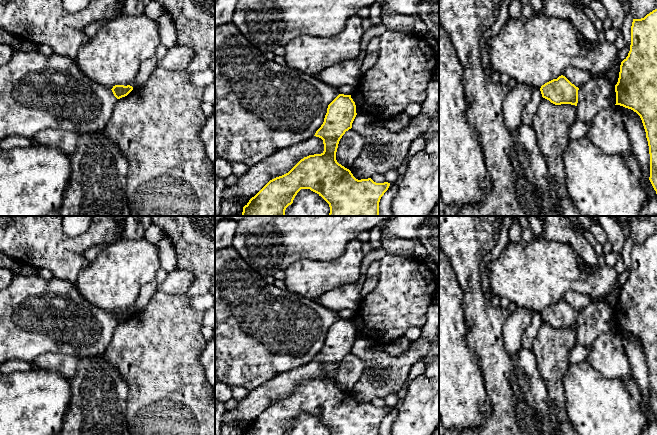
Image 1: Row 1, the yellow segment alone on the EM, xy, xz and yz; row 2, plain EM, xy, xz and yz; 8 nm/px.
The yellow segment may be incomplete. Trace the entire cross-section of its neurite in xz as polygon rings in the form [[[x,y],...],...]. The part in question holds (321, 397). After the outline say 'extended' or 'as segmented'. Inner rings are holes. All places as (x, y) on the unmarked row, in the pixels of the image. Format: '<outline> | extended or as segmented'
[[[339,318],[328,329],[324,346],[314,359],[323,364],[324,375],[304,381],[288,397],[270,404],[249,424],[243,435],[285,435],[301,413],[310,413],[321,420],[329,428],[330,435],[379,435],[380,423],[390,407],[376,407],[371,402],[358,404],[336,384],[339,365],[352,352],[356,339],[351,319]]] | as segmented

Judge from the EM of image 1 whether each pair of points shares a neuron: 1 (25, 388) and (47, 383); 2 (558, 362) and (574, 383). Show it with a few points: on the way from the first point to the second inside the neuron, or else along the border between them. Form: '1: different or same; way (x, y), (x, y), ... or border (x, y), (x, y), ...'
1: same; way (30, 388), (42, 386)
2: different; border (569, 364), (563, 379), (563, 394)

